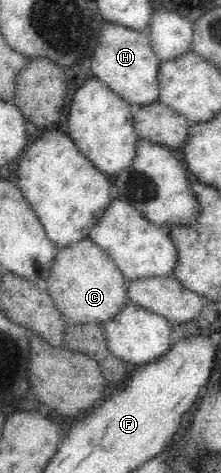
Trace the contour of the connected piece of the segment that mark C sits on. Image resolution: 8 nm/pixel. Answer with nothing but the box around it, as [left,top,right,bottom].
[48,239,130,325]

